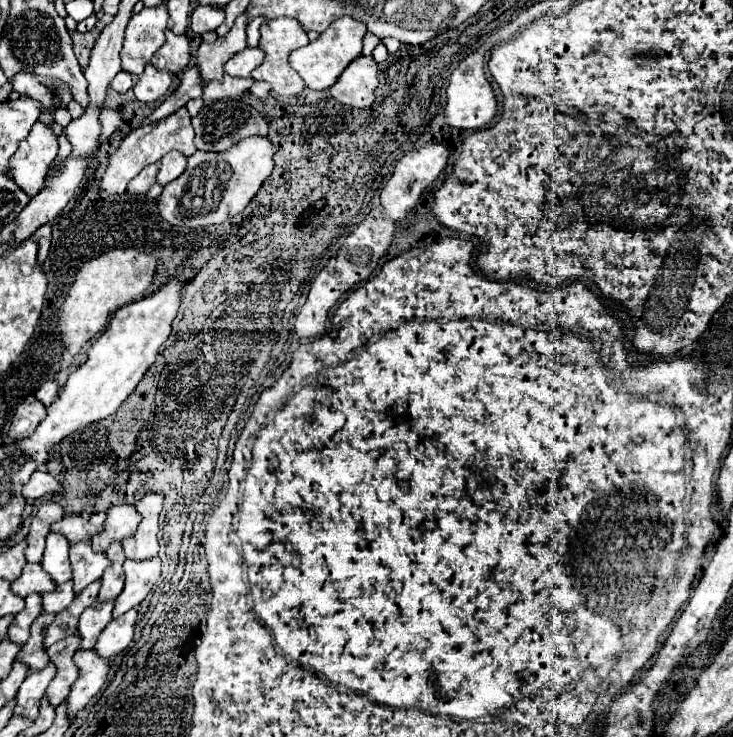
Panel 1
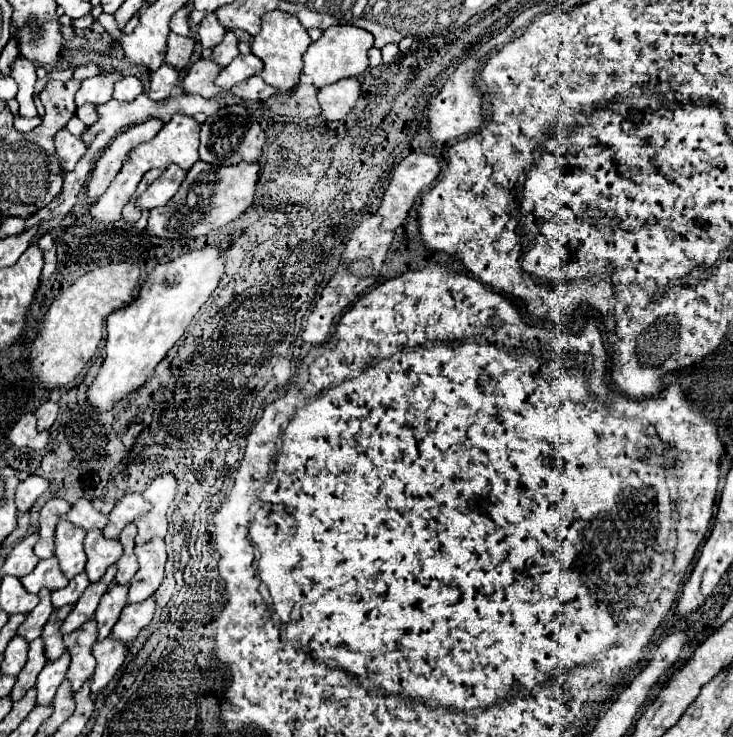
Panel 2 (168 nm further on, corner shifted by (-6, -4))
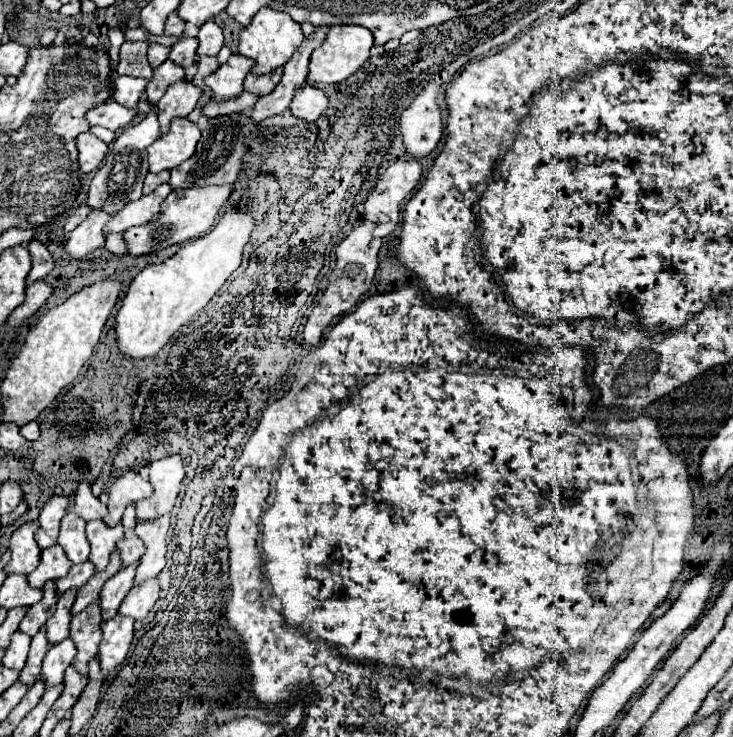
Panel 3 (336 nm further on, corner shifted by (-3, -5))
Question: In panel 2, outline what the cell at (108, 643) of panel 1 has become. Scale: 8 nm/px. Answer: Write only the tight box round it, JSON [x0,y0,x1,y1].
[111,598,155,646]

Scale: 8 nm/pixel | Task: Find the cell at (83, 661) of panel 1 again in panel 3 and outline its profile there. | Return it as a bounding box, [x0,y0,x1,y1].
[98,615,134,671]

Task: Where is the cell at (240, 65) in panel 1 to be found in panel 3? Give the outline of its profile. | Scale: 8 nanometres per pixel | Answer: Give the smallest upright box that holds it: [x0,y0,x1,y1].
[204,55,254,99]

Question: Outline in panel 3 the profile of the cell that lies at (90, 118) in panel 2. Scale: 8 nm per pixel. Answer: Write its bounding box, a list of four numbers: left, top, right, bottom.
[86,99,136,131]

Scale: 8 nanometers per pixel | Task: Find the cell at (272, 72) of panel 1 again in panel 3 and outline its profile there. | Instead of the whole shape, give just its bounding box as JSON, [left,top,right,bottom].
[238,7,304,75]

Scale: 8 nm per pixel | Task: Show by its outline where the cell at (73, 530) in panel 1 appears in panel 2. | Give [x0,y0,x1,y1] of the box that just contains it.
[65,500,107,532]

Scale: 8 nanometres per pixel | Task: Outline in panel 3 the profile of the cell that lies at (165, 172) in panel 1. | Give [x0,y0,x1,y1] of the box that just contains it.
[104,183,170,235]

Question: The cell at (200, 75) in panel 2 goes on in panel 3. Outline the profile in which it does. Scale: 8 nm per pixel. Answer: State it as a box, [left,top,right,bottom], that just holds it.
[158,81,202,135]

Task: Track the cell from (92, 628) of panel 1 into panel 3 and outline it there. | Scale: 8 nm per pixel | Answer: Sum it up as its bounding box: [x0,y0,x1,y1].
[100,565,136,619]

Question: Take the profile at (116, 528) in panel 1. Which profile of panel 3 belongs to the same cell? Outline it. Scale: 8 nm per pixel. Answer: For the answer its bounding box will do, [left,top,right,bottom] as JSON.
[104,469,152,527]

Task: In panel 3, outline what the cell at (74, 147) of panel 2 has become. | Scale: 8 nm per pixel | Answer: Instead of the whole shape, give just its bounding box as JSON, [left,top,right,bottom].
[76,133,108,173]

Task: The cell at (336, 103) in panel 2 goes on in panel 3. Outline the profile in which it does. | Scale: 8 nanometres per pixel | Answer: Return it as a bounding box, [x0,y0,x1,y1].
[288,85,328,123]

